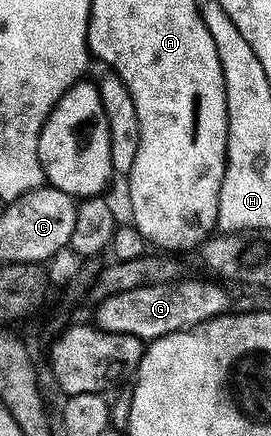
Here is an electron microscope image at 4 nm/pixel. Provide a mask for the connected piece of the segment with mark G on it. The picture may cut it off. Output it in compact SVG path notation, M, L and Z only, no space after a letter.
M183 278L166 285L142 286L140 289L114 294L113 297L108 297L95 305L95 327L102 329L103 332L130 334L145 342L151 342L160 336L181 332L216 316L225 315L232 304L227 290L224 289L227 287L215 279L207 279Z

